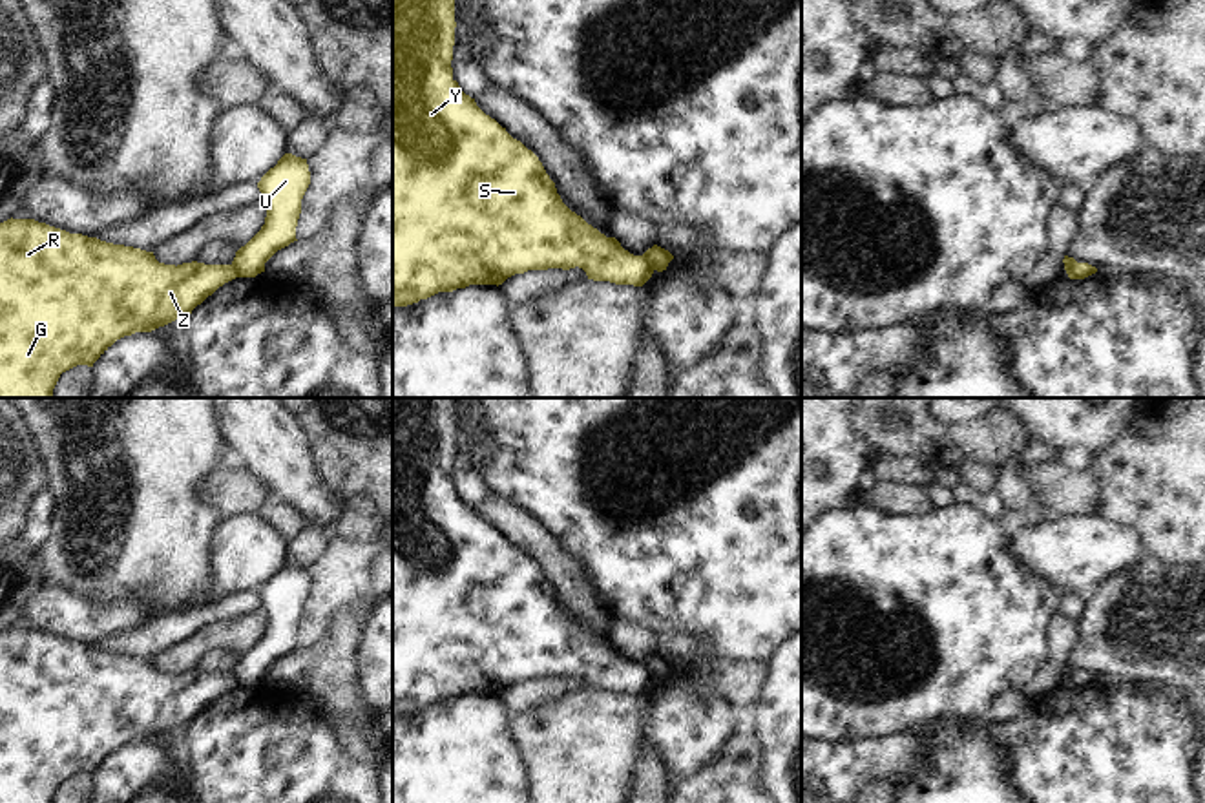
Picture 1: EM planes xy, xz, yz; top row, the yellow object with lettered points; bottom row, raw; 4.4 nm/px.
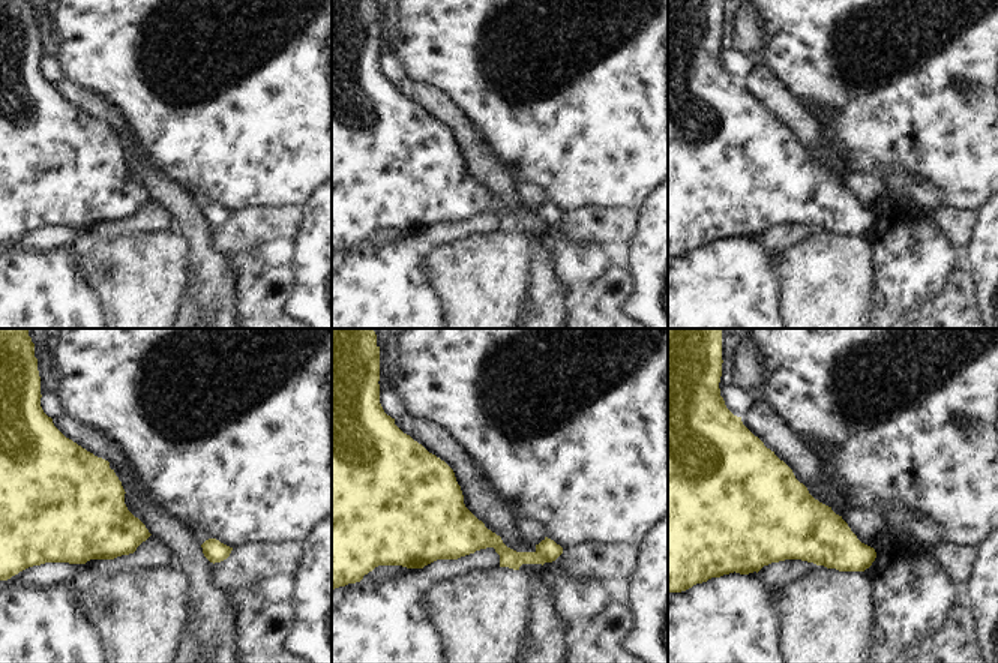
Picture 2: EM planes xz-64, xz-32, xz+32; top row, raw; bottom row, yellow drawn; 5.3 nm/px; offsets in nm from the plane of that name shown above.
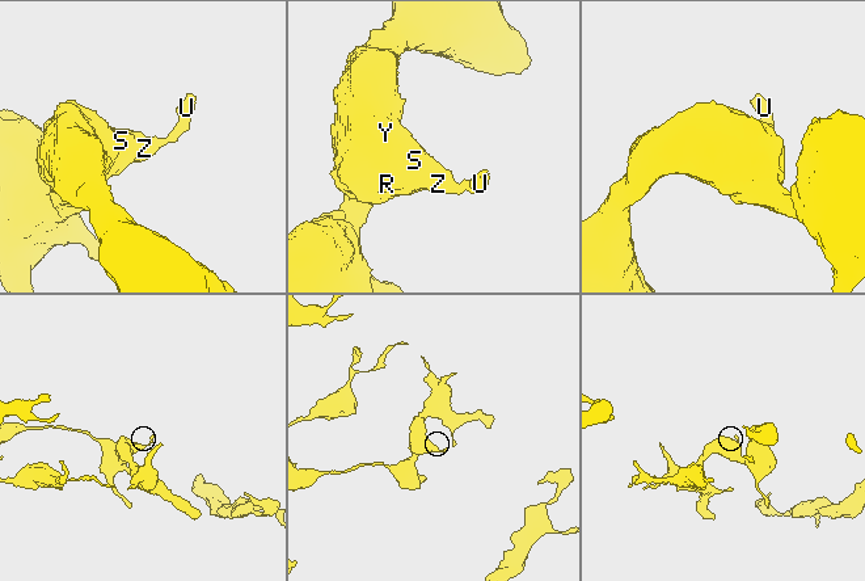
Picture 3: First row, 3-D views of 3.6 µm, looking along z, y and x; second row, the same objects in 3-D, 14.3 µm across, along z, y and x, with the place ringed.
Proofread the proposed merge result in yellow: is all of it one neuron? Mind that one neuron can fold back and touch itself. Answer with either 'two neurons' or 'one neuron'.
two neurons

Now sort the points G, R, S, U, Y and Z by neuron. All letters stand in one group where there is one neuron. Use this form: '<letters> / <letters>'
G R S Y Z / U

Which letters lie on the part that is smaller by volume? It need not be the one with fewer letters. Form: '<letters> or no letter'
U

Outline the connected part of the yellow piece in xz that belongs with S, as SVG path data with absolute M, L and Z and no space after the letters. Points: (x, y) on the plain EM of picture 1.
M393 398L393 717L548 677L579 675L593 690L643 695L654 683L646 668L571 620L539 566L460 498L451 476L455 436L453 398Z

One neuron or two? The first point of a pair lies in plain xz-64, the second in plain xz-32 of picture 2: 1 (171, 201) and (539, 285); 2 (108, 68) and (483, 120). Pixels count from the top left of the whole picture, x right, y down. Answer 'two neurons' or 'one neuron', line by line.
1: one neuron
2: one neuron

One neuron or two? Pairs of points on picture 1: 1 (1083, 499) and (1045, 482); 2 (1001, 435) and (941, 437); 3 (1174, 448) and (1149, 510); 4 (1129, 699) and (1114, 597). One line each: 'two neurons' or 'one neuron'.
1: one neuron
2: one neuron
3: one neuron
4: two neurons

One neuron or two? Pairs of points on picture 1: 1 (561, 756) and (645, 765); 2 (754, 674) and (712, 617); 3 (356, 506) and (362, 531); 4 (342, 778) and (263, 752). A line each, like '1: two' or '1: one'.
1: two
2: two
3: one
4: one

